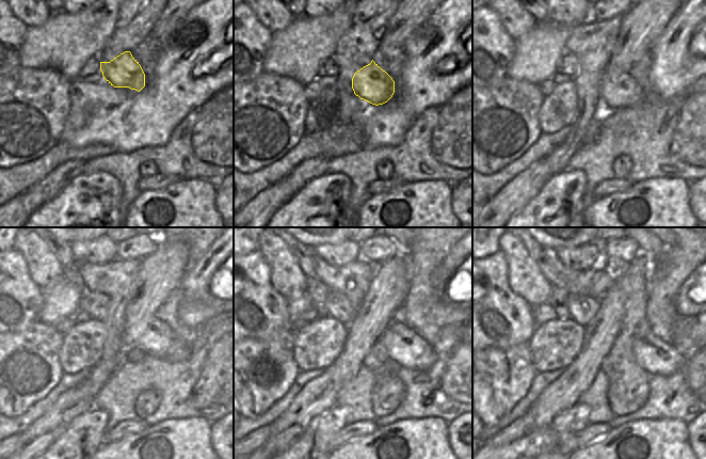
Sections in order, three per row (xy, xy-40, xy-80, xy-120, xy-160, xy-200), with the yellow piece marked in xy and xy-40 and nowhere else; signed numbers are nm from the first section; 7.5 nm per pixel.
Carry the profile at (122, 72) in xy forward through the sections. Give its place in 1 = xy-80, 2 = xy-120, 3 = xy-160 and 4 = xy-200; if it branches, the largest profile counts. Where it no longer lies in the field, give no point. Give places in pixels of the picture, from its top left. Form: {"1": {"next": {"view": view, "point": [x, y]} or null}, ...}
{"1": {"next": {"view": "xy-80", "point": [618, 90]}}, "2": {"next": {"view": "xy-120", "point": [153, 336]}}, "3": {"next": {"view": "xy-160", "point": [406, 348]}}, "4": {"next": {"view": "xy-200", "point": [655, 355]}}}

